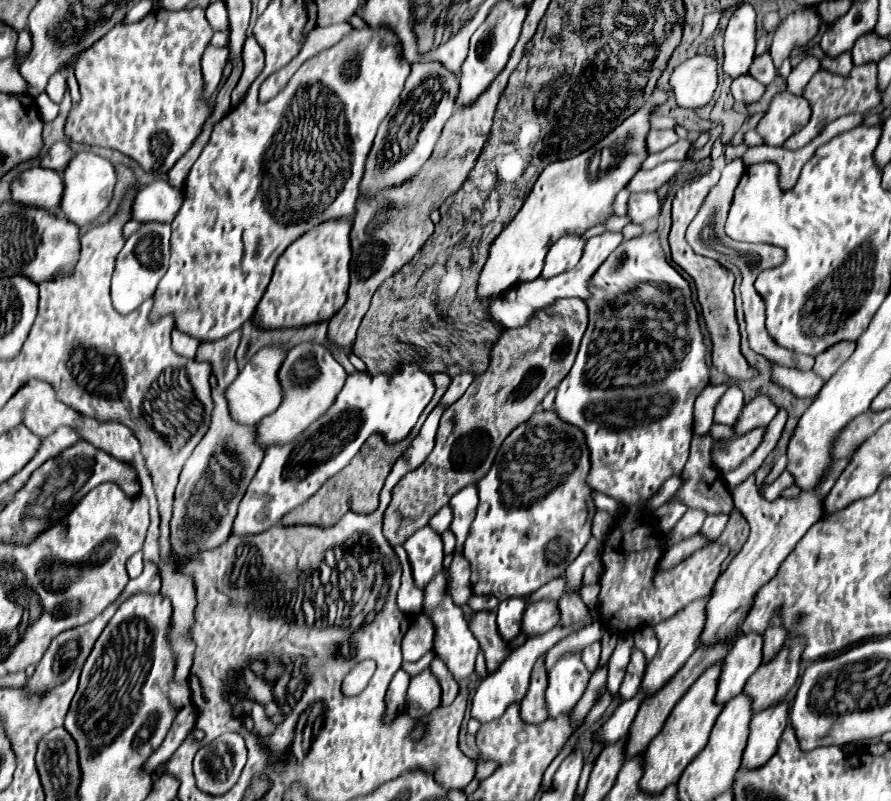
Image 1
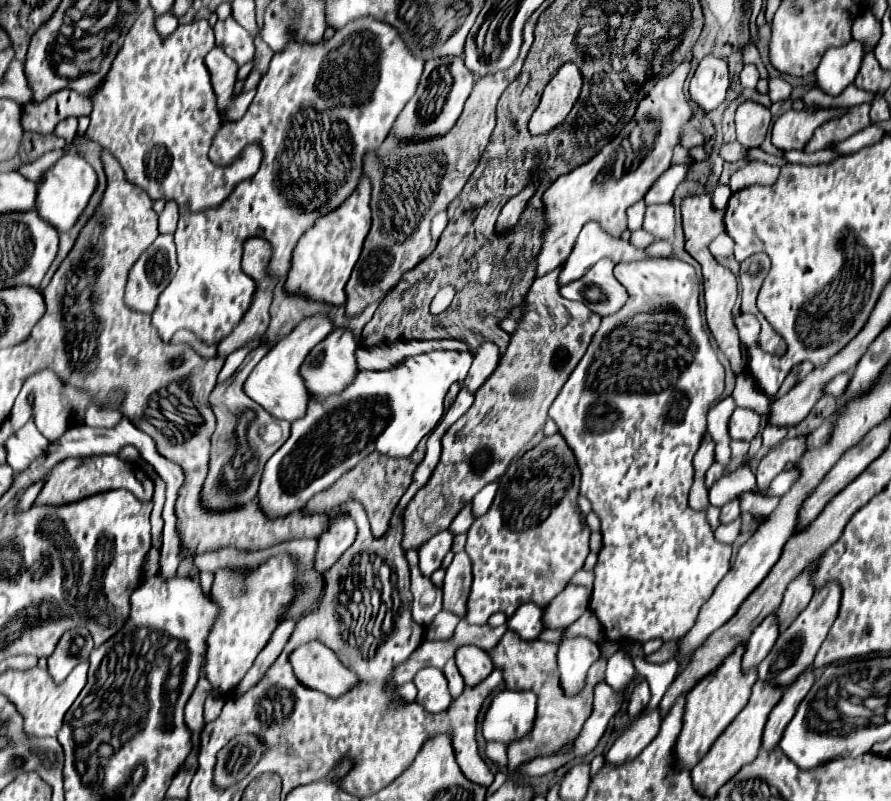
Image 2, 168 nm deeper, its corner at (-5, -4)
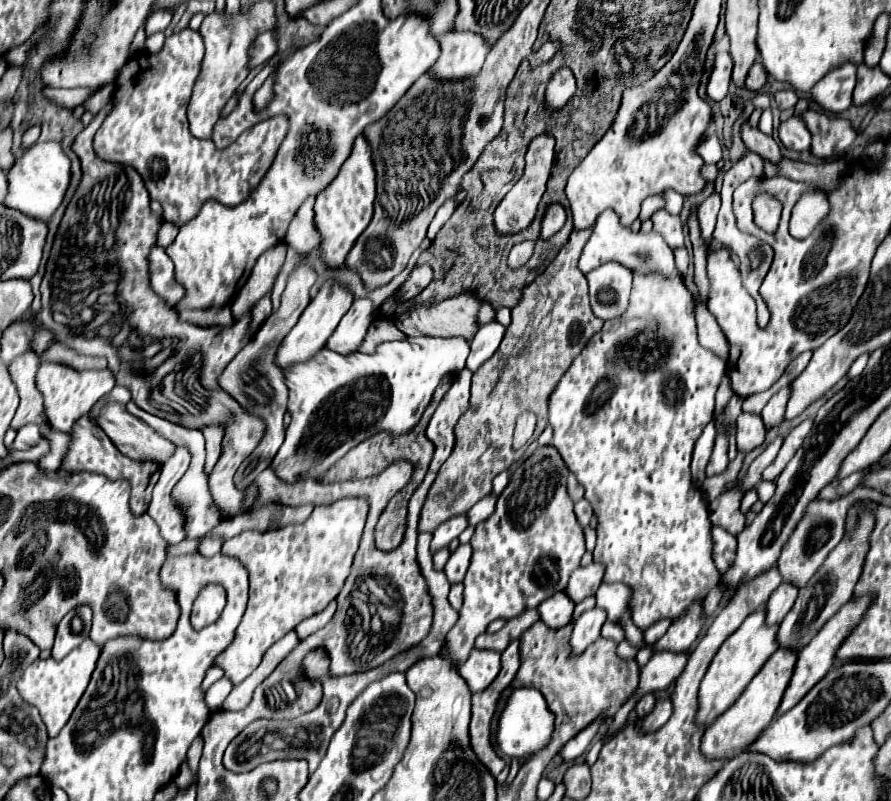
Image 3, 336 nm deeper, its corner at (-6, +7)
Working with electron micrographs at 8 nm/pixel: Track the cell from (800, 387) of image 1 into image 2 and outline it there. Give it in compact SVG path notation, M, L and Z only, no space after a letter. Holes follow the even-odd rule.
M843 373L843 375L837 375L835 379L831 379L827 385L825 385L825 389L823 389L823 393L825 395L833 395L833 397L841 397L843 395L843 391L845 391L845 385L849 383L849 373Z

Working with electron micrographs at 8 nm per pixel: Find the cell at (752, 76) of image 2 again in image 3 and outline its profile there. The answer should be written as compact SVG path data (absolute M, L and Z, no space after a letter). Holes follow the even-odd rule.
M754 62L754 66L750 68L750 74L746 78L746 88L752 92L762 92L766 86L766 80L768 80L768 74L766 74L764 66L760 62Z

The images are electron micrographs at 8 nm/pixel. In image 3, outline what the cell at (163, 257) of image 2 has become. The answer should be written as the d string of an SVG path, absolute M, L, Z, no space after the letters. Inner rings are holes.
M154 246L154 250L150 252L150 272L152 272L150 282L154 290L162 298L166 298L166 302L176 306L184 298L184 288L182 284L176 282L174 264L170 262L170 256L166 254L166 250L160 246Z

